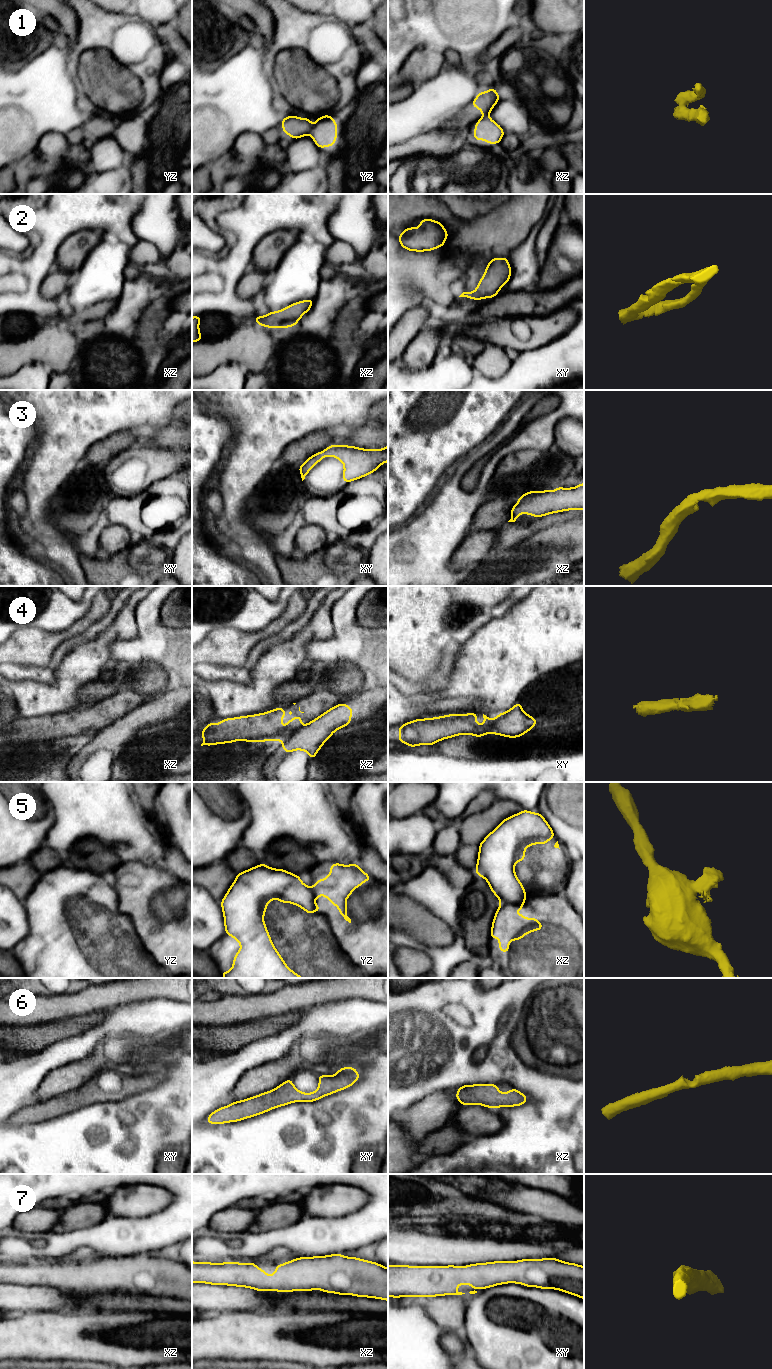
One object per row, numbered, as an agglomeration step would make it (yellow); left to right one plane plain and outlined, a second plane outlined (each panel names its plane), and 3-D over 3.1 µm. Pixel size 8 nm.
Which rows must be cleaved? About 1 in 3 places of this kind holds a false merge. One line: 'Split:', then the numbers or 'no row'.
Split: 1, 4, 5

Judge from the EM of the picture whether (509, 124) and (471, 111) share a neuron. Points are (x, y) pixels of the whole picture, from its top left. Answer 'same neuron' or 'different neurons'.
different neurons

